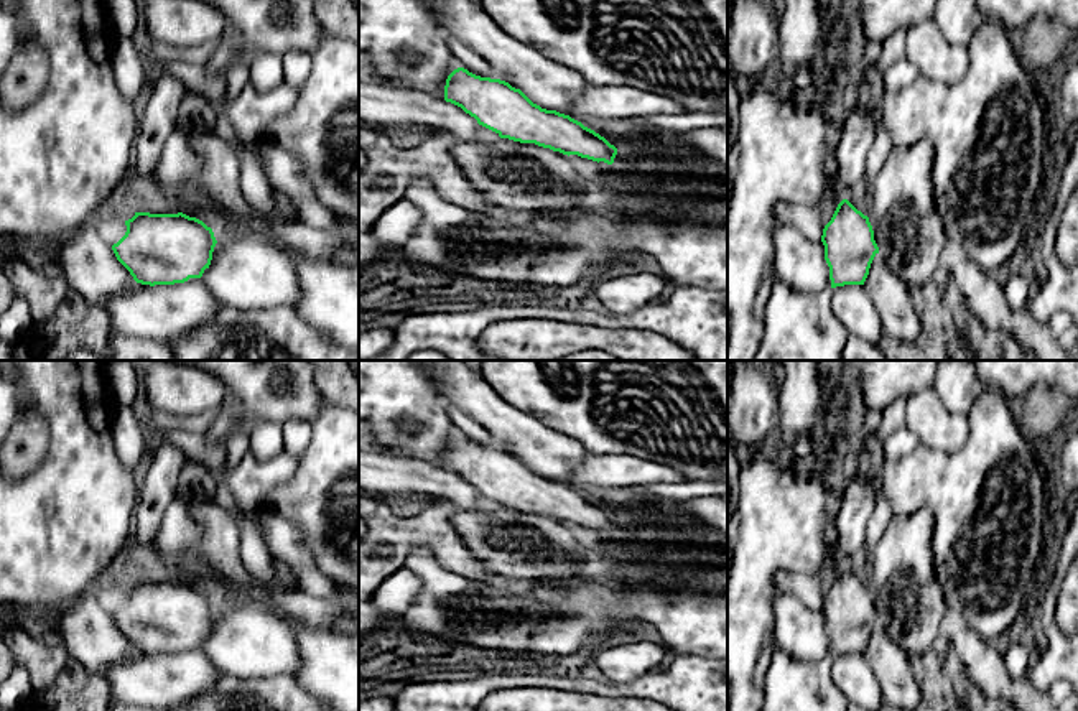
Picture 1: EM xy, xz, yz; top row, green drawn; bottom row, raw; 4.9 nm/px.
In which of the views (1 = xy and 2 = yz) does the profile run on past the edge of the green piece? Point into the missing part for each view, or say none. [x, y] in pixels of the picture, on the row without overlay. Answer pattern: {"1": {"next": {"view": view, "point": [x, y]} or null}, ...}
{"1": {"next": null}, "2": {"next": {"view": "yz", "point": [907, 598]}}}

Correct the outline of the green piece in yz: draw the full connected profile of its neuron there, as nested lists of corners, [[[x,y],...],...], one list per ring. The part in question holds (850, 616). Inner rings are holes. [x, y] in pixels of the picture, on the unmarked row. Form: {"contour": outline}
{"contour": [[[930,509],[894,517],[869,555],[869,583],[864,584],[848,568],[838,573],[821,604],[831,657],[864,653],[879,620],[908,657],[923,655],[933,645],[948,607],[933,568],[932,530]]]}

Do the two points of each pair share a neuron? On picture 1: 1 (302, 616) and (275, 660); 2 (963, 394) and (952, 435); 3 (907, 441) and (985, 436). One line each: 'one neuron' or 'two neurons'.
1: two neurons
2: two neurons
3: two neurons

